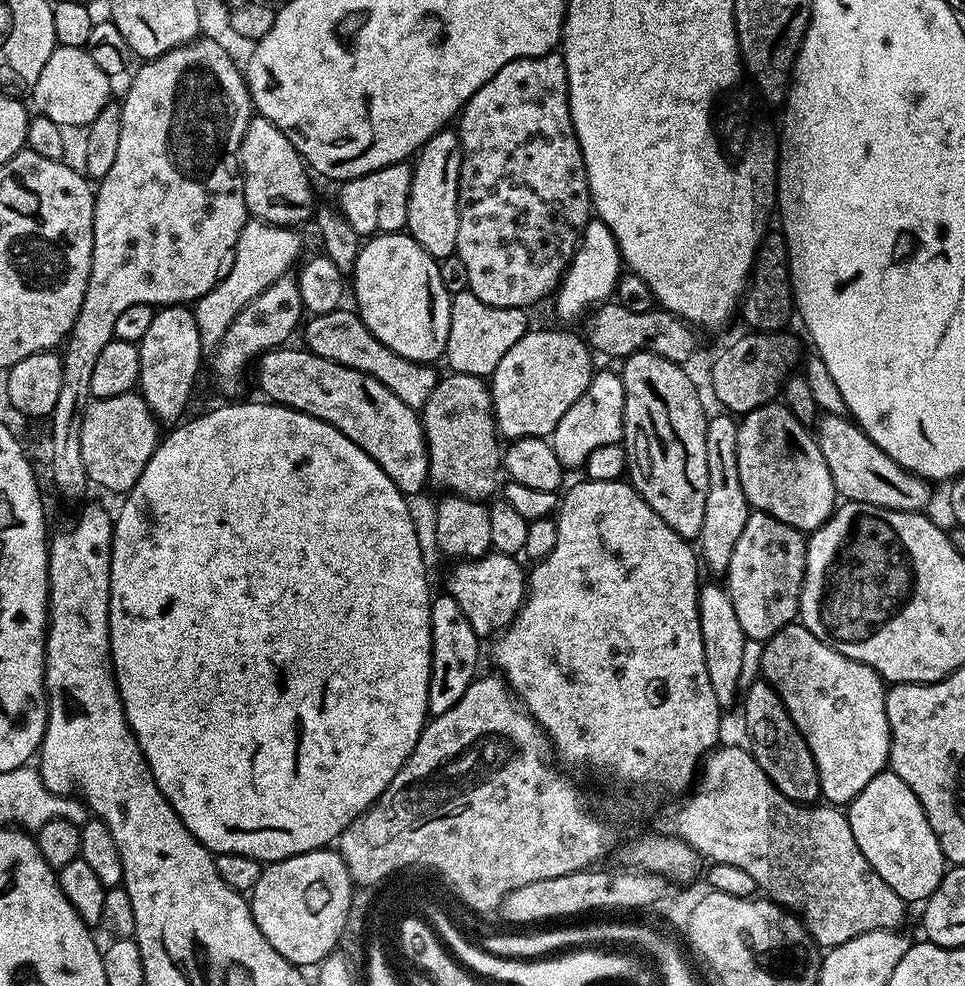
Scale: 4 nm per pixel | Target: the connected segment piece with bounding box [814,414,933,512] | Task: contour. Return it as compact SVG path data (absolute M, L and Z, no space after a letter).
M821 415L815 425L814 435L816 444L822 450L822 458L826 458L826 466L830 466L830 478L834 478L837 497L903 512L918 512L927 509L927 504L932 500L933 485L923 480L921 476L907 472L898 462L894 462L894 458L890 458L890 454L883 452L847 415Z

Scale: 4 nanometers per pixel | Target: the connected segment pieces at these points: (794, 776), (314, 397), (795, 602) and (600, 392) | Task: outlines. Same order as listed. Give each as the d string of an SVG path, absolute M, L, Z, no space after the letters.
M757 678L749 688L747 685L743 689L742 704L743 700L744 732L748 735L746 747L754 762L762 766L766 778L770 778L787 800L793 800L795 804L815 805L821 799L816 763L810 754L810 746L806 746L774 686L763 678Z
M273 347L260 356L255 365L256 380L273 404L296 408L314 418L324 420L346 434L350 442L357 444L405 494L425 491L428 479L428 442L424 438L424 426L417 409L402 402L382 382L373 376L353 368L330 362L303 347Z
M753 511L749 515L738 542L734 542L734 554L730 554L730 566L726 573L728 597L734 602L734 614L738 614L738 623L742 625L749 641L767 642L775 632L781 632L786 625L797 619L807 549L805 533L800 529L792 528L764 512Z
M619 371L600 372L593 375L590 386L562 414L558 426L554 426L550 443L554 454L558 454L558 462L565 469L579 469L590 458L590 453L598 450L598 446L610 446L621 443L624 439L624 378Z

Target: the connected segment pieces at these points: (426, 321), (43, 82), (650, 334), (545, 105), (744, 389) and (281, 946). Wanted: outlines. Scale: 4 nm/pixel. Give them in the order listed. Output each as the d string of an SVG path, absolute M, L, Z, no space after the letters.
M382 232L365 239L350 275L350 292L356 295L354 308L360 321L394 354L415 364L432 364L445 355L452 297L442 286L439 263L411 234Z
M58 46L50 54L46 66L42 66L42 74L38 74L38 82L34 82L34 90L30 93L31 107L50 122L60 125L65 130L71 128L87 129L98 114L113 99L113 77L107 76L90 58L87 47Z
M605 302L593 308L583 324L582 336L589 349L596 354L601 352L604 356L627 358L635 352L646 351L684 366L696 352L697 329L680 316L674 315L673 312L663 310L639 312L638 310L626 310L626 306L615 302Z
M553 50L546 56L527 56L502 66L502 70L498 70L498 74L494 74L494 78L490 78L490 82L486 82L486 86L482 86L482 90L475 92L464 103L458 117L458 131L462 150L462 170L458 182L458 218L460 221L458 222L458 242L455 255L460 256L466 265L468 291L490 306L502 306L503 308L527 309L528 304L536 304L539 300L546 299L547 296L549 299L559 288L564 273L568 271L572 255L576 252L583 237L584 228L589 222L590 213L593 211L592 196L588 193L586 166L570 118L568 79L563 55L559 51Z
M749 331L748 336L740 336L716 361L712 364L712 392L721 404L723 411L728 414L743 414L753 412L763 404L773 403L781 395L784 381L793 375L792 368L801 363L800 344L791 336L791 331L754 332Z
M331 847L315 848L312 852L291 856L285 860L269 863L261 871L258 886L250 894L252 917L258 922L258 930L266 934L266 942L297 966L304 964L319 965L327 956L332 955L339 942L339 934L346 924L347 912L351 906L354 881L339 851Z

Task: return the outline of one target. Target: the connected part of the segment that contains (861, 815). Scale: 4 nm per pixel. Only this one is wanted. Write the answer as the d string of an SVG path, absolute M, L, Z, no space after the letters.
M885 770L870 778L866 790L847 805L846 815L858 850L866 854L866 862L870 862L878 878L905 902L927 900L944 877L946 861L914 790L896 772Z

